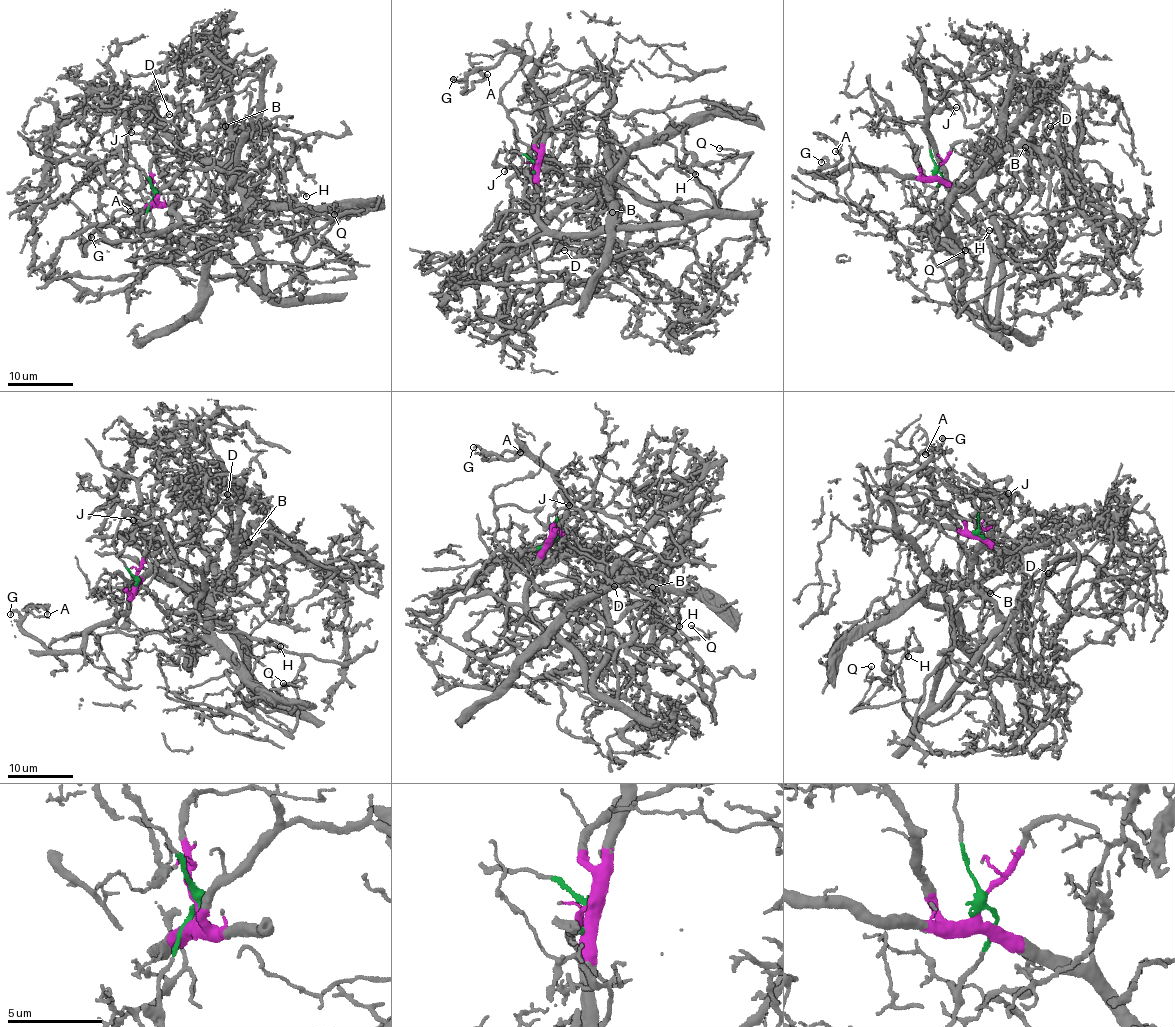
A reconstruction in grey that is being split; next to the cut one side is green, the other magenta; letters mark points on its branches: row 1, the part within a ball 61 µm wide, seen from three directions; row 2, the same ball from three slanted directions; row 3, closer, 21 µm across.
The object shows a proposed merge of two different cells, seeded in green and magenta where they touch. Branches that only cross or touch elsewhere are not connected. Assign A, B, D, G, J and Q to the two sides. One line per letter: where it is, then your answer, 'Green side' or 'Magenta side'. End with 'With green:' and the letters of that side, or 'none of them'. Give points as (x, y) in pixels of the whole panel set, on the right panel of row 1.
A: Place: (835, 151). Magenta side
B: Place: (1025, 147). Green side
D: Place: (1050, 126). Green side
G: Place: (821, 162). Magenta side
J: Place: (956, 107). Green side
Q: Place: (965, 250). Magenta side
With green: B, D, J

